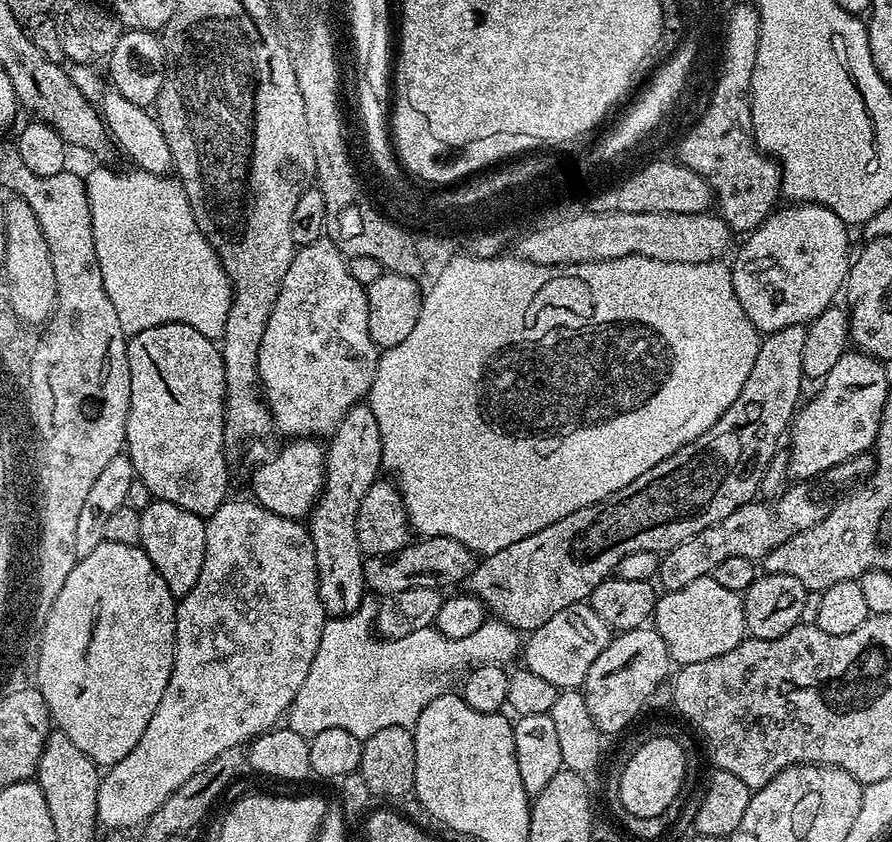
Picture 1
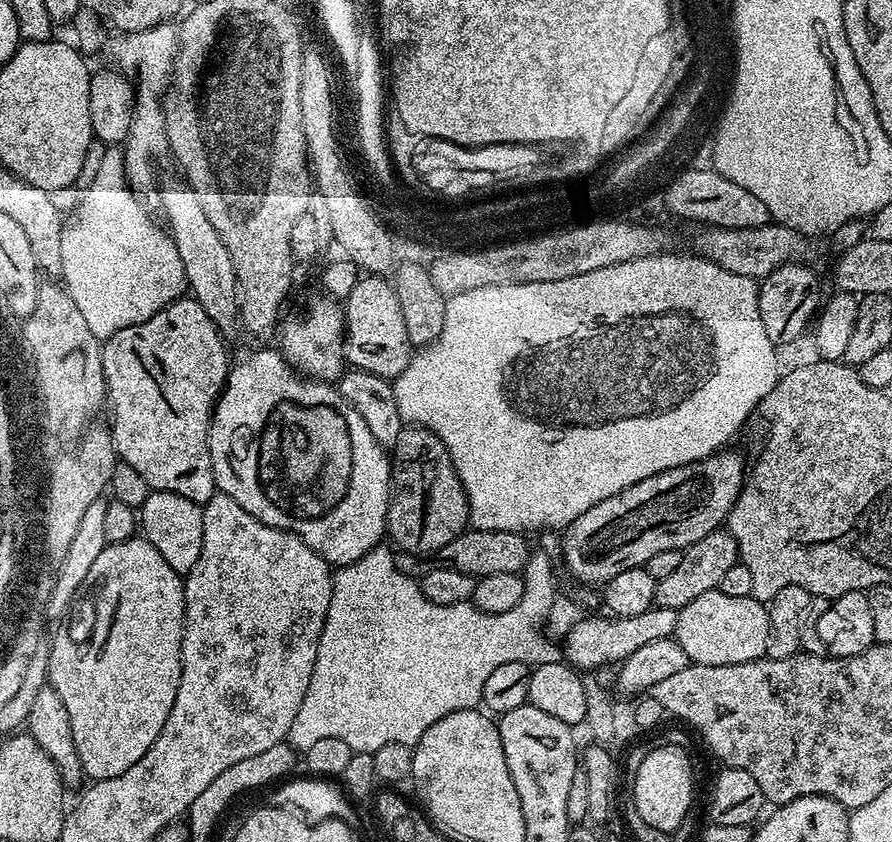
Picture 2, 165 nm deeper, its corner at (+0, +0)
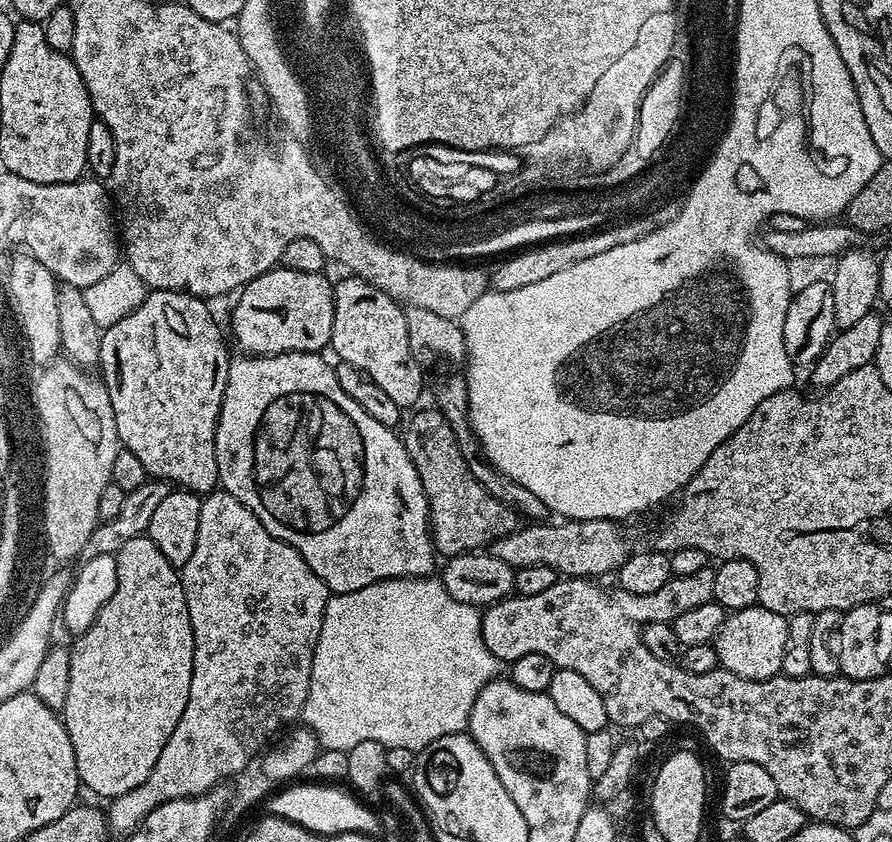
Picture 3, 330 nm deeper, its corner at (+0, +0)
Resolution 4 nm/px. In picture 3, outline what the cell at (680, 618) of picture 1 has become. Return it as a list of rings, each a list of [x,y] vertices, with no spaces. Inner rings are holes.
[[[762,607],[743,608],[725,615],[724,625],[720,627],[714,647],[719,667],[726,672],[738,674],[738,678],[769,680],[771,676],[781,675],[782,656],[786,654],[788,637],[788,617],[774,614]]]

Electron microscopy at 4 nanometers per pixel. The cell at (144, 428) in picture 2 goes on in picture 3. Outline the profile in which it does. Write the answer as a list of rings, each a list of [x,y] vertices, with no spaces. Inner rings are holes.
[[[152,290],[144,297],[139,305],[126,318],[114,322],[114,326],[103,329],[101,335],[100,360],[98,370],[101,370],[104,389],[110,394],[110,406],[114,406],[114,422],[118,426],[118,438],[121,445],[130,450],[146,466],[149,477],[158,480],[167,480],[169,485],[180,490],[187,490],[197,494],[207,494],[219,485],[218,458],[216,457],[216,423],[220,417],[220,407],[224,391],[228,385],[228,362],[230,351],[220,337],[220,328],[212,317],[212,312],[207,308],[205,301],[199,296],[191,296],[188,292],[165,292]]]

